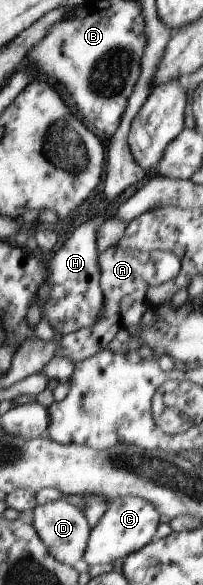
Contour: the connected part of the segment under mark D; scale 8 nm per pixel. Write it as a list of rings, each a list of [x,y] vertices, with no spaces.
[[[62,495],[56,501],[37,505],[32,514],[32,524],[38,533],[38,537],[44,541],[50,555],[56,557],[62,563],[76,565],[82,559],[88,541],[90,541],[90,524],[83,511],[72,503],[69,503],[68,497]]]

